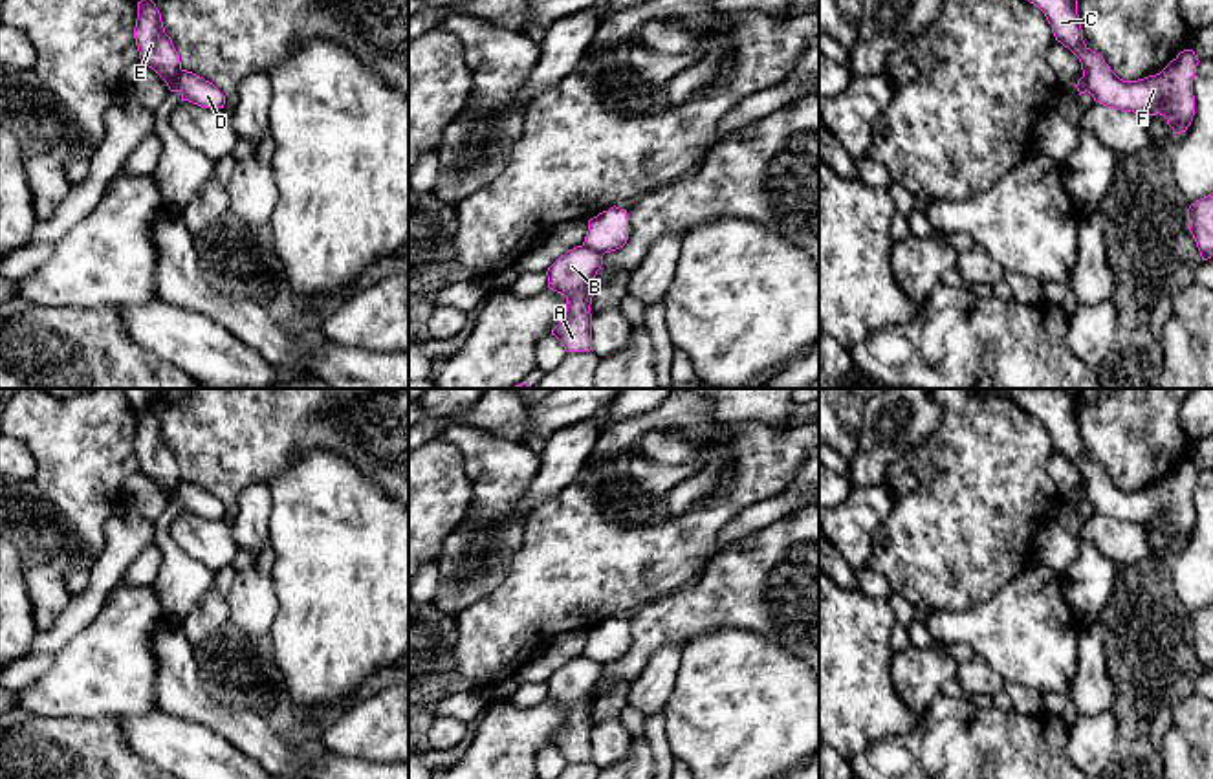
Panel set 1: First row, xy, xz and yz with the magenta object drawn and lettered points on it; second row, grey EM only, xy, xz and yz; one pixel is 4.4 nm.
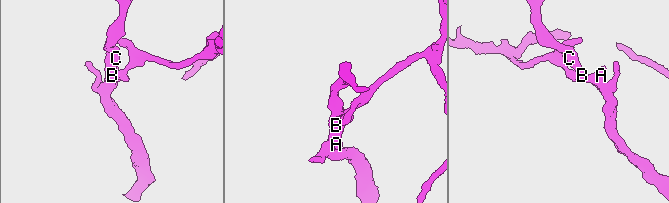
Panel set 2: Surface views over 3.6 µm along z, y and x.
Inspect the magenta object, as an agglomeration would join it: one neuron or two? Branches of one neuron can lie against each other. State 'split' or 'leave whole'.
split

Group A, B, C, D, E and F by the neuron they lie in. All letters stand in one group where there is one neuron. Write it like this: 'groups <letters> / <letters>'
groups A B C E F / D

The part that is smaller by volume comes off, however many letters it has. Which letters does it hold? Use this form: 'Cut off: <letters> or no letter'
Cut off: A, B, C, E, F

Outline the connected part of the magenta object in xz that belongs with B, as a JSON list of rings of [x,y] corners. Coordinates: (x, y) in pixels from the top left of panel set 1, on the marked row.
[[[577,246],[561,255],[546,271],[548,288],[566,297],[566,312],[552,334],[566,352],[592,350],[592,282],[603,266],[603,253]]]

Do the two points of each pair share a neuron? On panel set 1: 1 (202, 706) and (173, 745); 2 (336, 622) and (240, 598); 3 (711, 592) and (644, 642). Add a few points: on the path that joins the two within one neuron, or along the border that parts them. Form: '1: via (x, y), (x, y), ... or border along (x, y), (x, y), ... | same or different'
1: border along (158, 708), (206, 724), (228, 741) | different
2: border along (268, 574), (277, 602), (277, 614), (270, 631) | different
3: via (695, 609), (660, 625) | same

